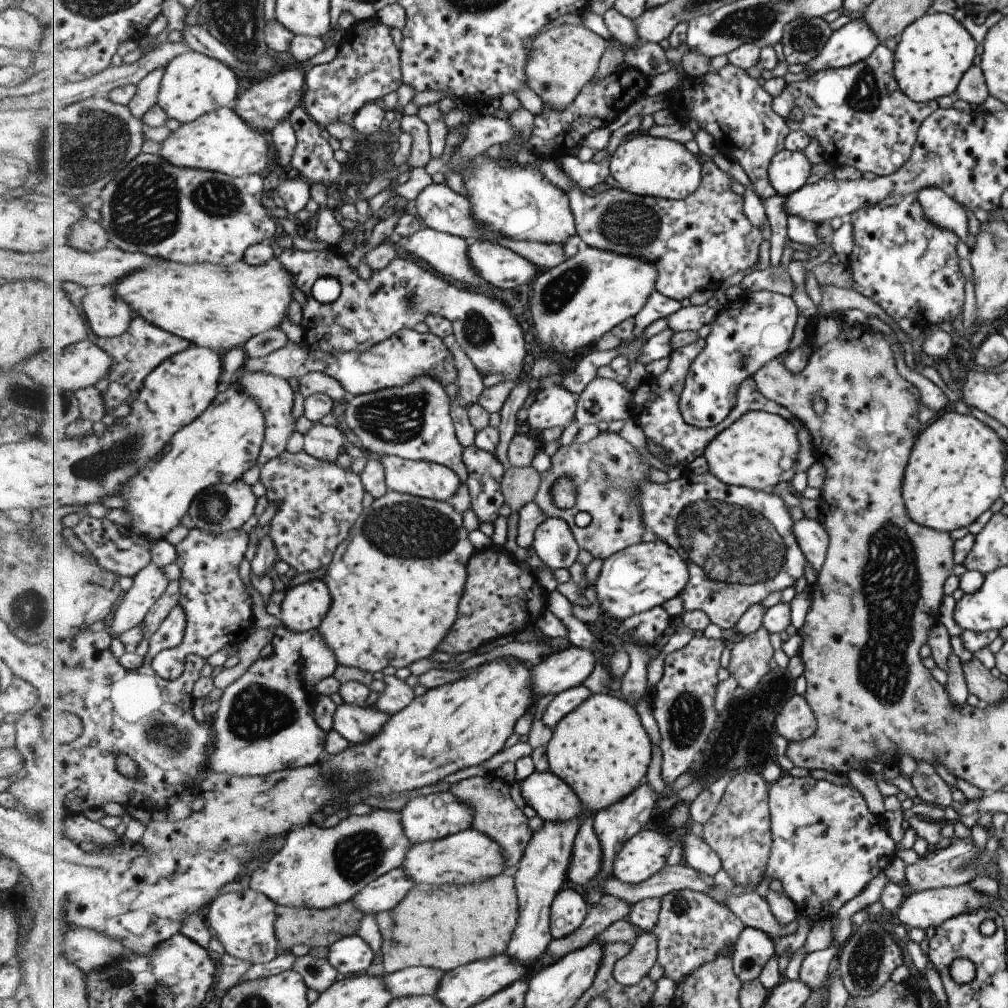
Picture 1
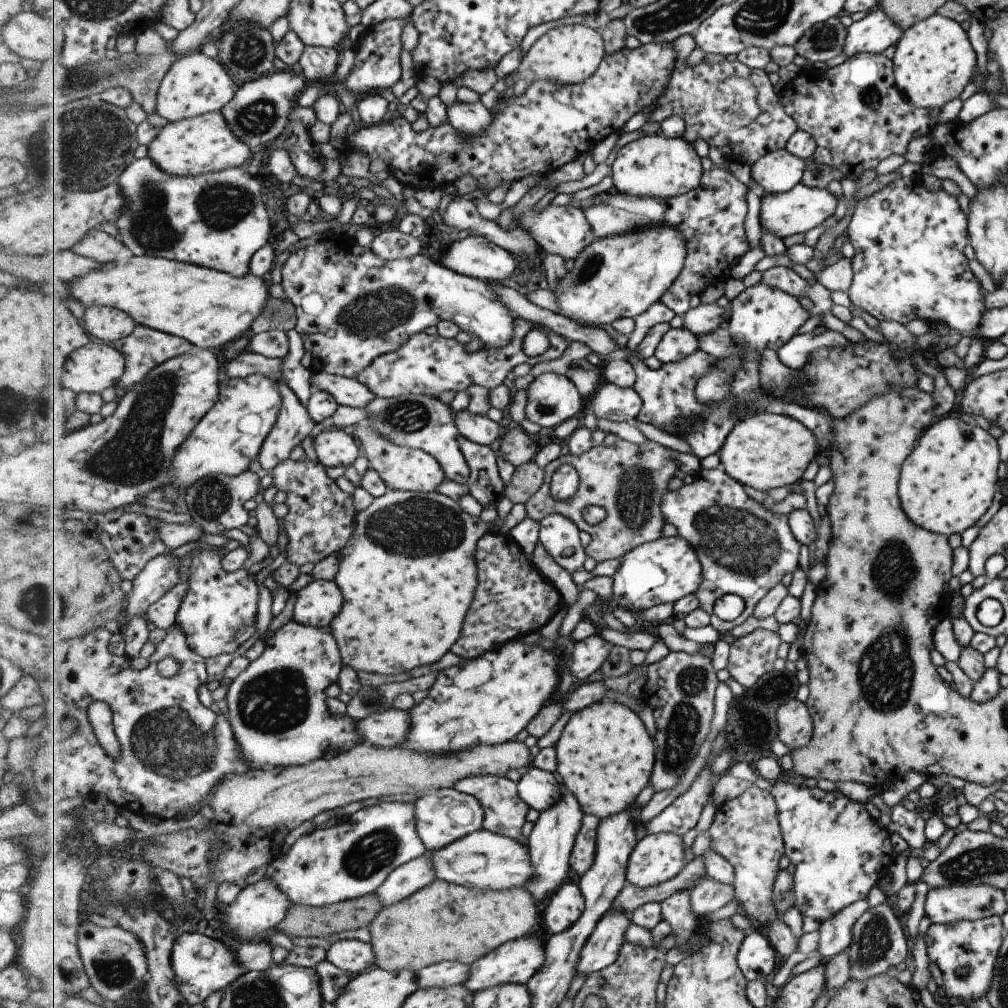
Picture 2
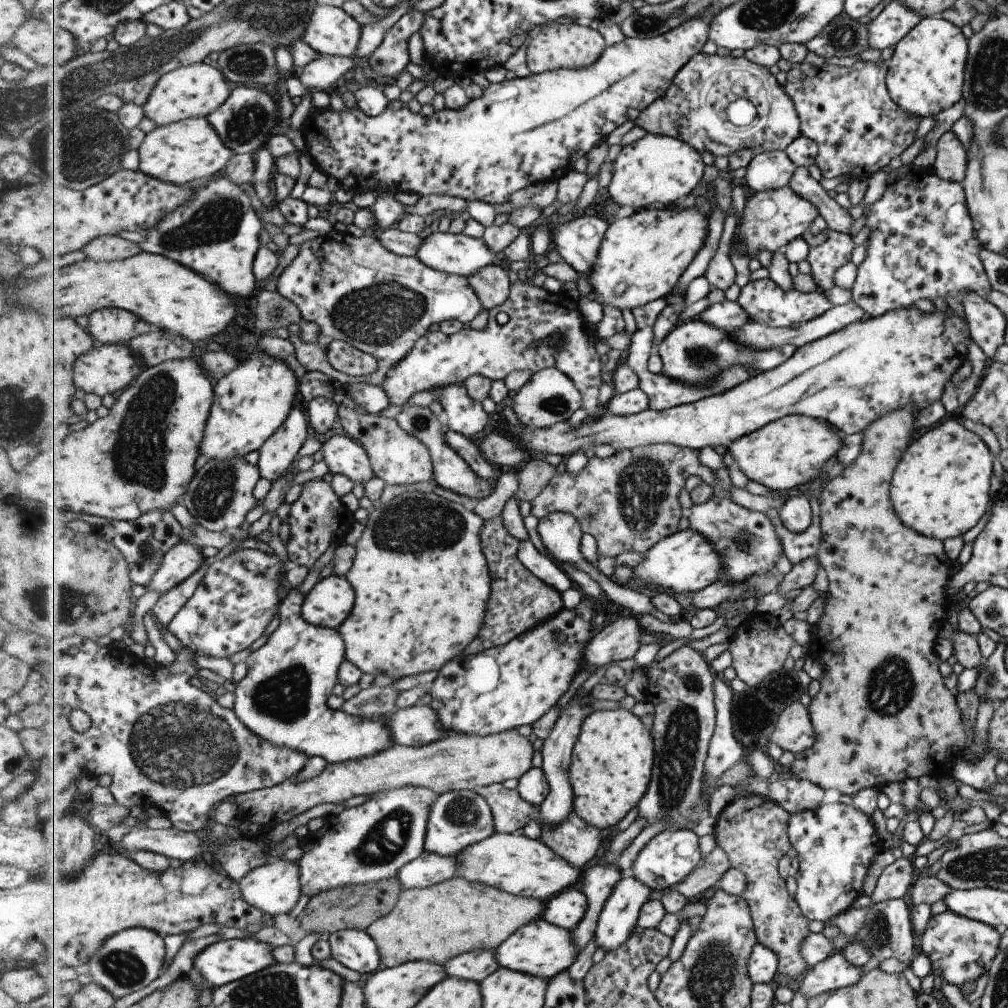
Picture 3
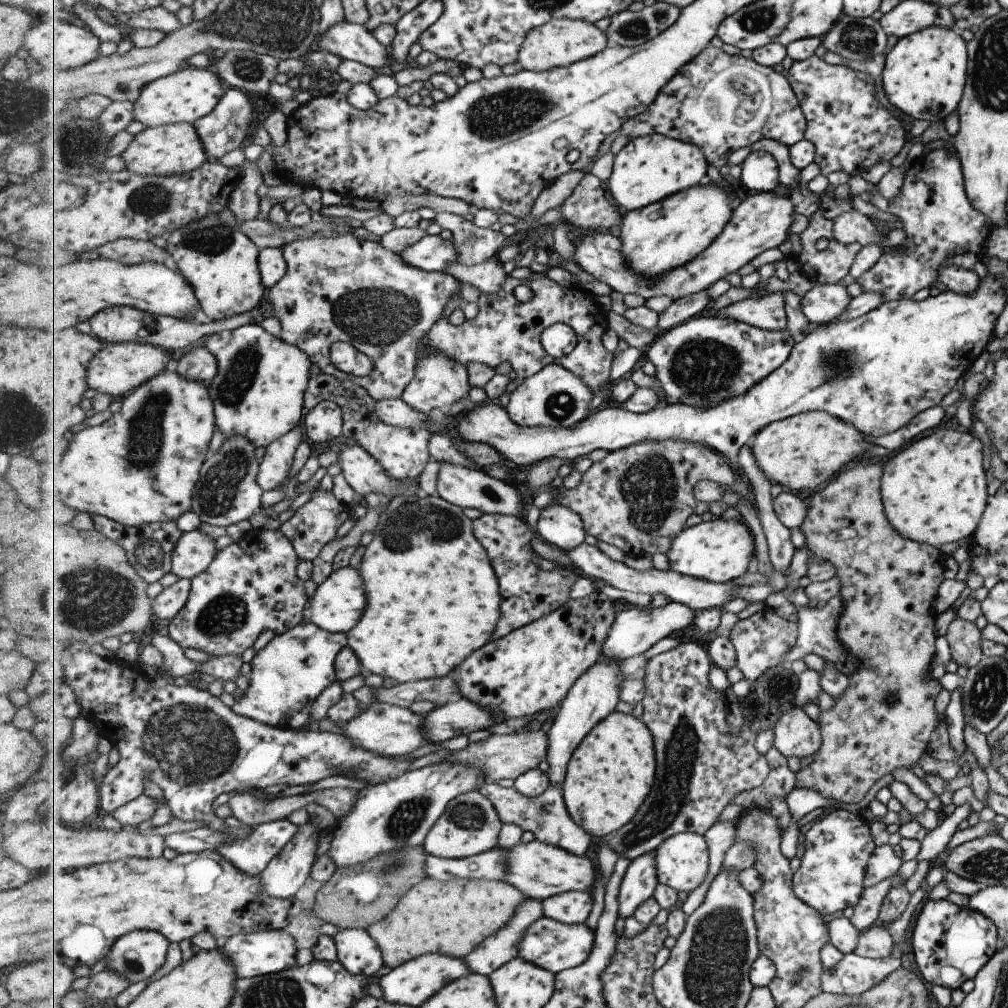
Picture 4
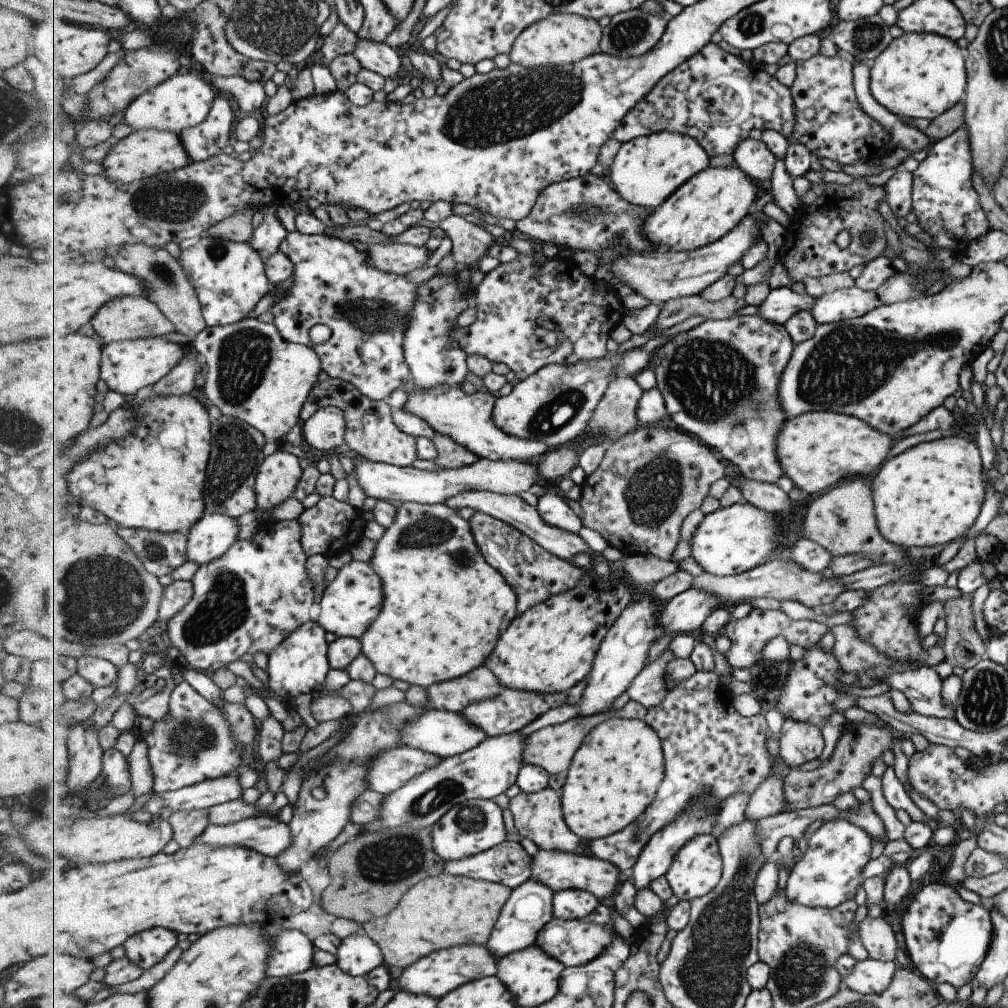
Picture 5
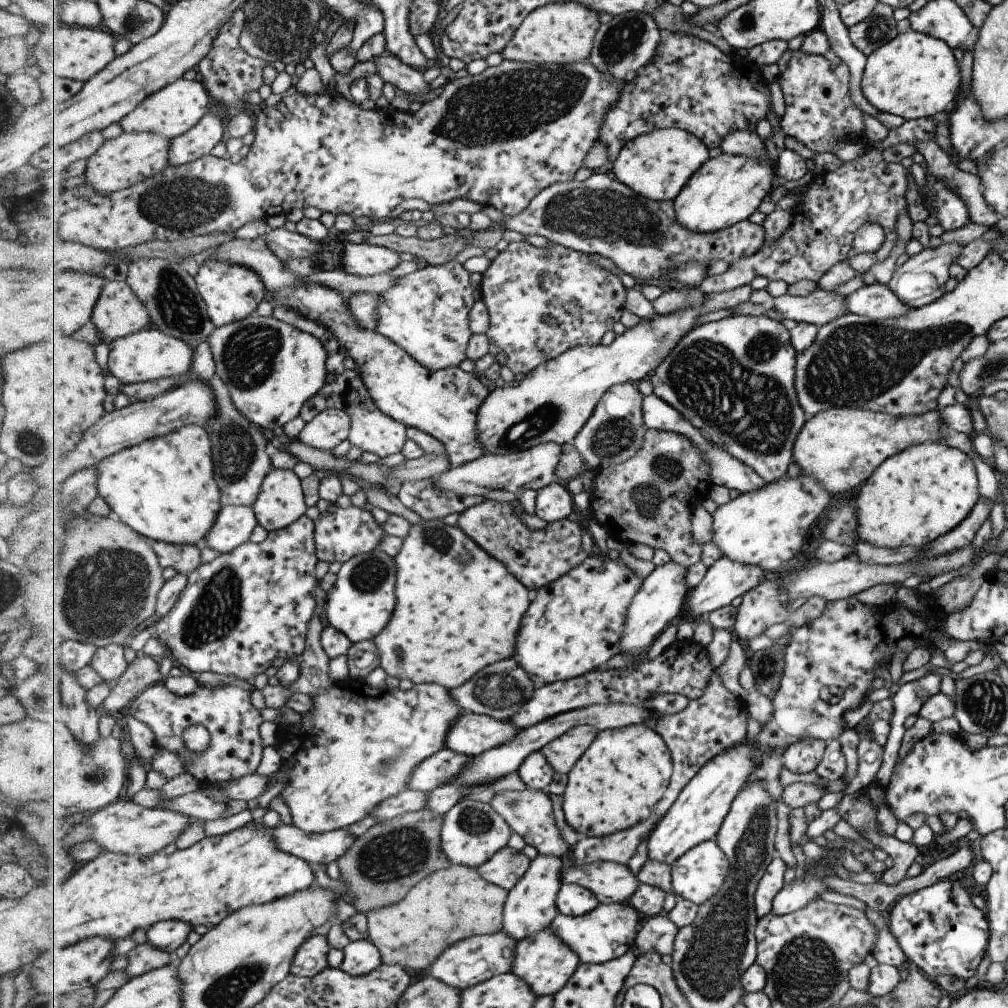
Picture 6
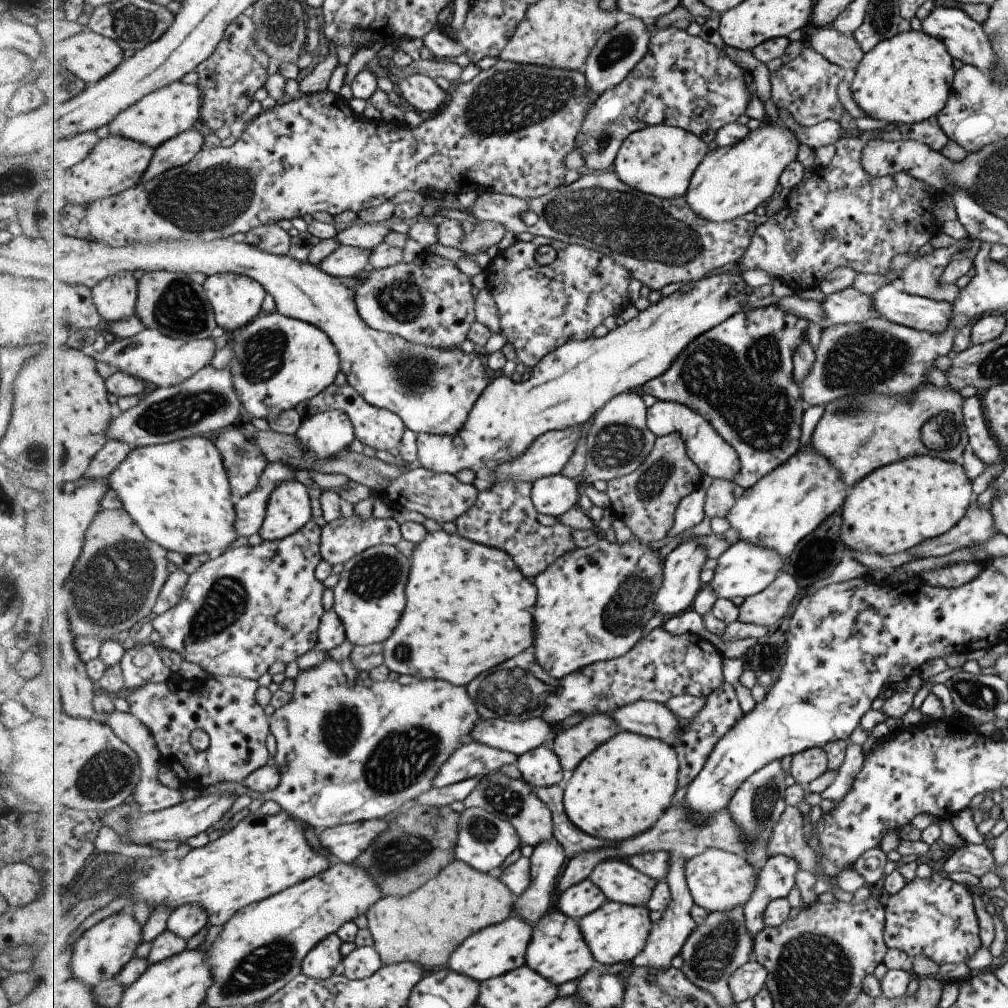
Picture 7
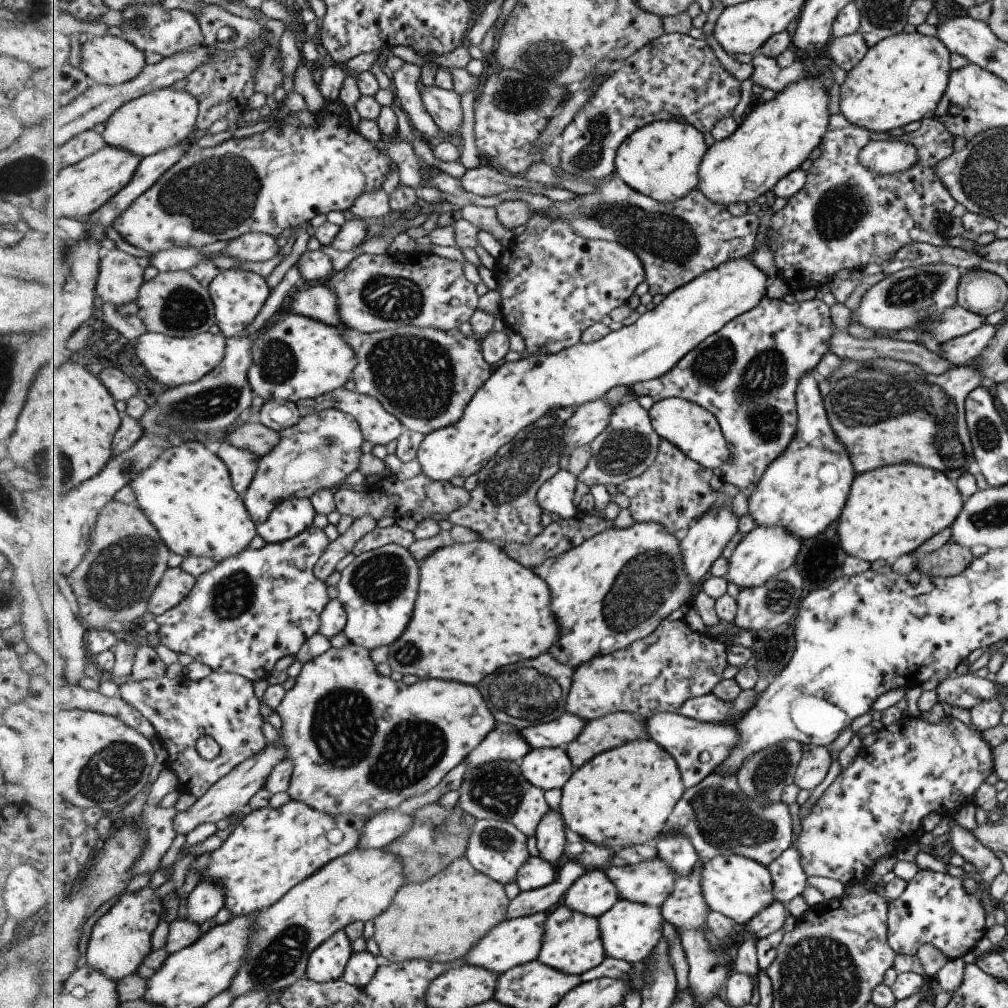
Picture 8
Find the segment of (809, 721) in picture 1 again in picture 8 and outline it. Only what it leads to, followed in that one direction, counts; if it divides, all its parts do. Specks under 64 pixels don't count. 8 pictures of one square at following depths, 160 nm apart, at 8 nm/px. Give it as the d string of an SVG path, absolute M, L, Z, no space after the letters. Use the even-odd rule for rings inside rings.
M818 746L804 752L794 782L808 791L821 784L832 761L826 747Z

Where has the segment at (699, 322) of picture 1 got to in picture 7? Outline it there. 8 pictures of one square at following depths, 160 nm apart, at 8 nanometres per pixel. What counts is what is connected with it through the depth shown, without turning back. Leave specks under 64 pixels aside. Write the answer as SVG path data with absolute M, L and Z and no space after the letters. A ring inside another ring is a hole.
M853 287L827 295L826 300L822 302L827 326L861 324L879 317L880 314L874 309L870 296Z

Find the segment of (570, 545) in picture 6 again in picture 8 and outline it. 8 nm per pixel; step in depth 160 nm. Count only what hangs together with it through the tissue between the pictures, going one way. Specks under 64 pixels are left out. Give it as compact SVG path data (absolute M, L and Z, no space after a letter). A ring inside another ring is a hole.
M555 414L545 415L533 422L511 439L495 458L491 459L477 474L478 484L471 491L469 504L449 515L453 525L473 529L479 539L497 542L501 545L509 541L530 543L543 532L541 516L545 512L537 494L547 482L562 468L562 454L566 450L566 421Z

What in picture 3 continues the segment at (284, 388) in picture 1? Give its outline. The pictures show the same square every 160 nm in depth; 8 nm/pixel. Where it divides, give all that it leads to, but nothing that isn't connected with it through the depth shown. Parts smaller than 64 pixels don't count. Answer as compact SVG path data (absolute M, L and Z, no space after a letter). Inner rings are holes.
M293 408L287 422L259 450L259 461L262 478L271 483L278 481L289 466L299 457L299 450L307 444L308 437L313 433L309 430L310 419L306 412Z

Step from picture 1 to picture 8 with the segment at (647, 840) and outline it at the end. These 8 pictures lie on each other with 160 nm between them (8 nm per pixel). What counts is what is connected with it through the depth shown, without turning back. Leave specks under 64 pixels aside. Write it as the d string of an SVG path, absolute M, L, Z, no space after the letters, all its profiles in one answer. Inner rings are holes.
M732 854L715 857L701 866L702 889L713 911L731 917L738 924L746 925L762 910L769 909L776 900L774 878L768 866L752 858Z

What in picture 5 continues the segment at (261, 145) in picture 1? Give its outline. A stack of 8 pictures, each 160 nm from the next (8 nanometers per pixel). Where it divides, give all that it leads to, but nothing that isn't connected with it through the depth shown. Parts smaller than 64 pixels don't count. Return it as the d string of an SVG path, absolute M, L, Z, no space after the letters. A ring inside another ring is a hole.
M143 129L132 131L126 137L119 139L108 152L101 165L105 176L114 183L126 185L144 178L159 177L165 173L172 173L193 160L184 149L182 138L171 131L159 129Z

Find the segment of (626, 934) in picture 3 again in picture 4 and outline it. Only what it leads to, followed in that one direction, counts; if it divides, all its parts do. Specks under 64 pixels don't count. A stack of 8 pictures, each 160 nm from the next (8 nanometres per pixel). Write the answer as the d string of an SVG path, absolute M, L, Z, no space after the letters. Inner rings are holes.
M651 852L632 860L620 888L620 916L634 916L635 911L654 896L658 879L656 854Z

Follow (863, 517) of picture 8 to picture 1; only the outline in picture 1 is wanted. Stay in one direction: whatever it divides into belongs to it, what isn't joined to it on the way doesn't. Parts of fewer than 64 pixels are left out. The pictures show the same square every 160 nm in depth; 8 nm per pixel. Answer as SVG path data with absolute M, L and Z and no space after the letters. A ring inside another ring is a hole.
M942 410L914 438L902 474L907 516L918 525L950 533L971 524L1003 492L1004 443L972 415Z

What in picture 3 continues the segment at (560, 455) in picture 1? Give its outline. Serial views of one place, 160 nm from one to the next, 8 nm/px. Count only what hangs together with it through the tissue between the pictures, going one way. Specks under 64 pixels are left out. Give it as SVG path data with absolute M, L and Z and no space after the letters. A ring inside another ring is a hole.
M670 443L639 446L635 449L616 452L608 458L593 456L586 466L576 475L568 472L557 473L551 483L535 500L530 502L531 514L538 520L549 514L561 511L575 516L582 525L582 532L592 535L598 545L601 557L619 556L626 552L644 554L663 538L679 533L679 522L686 511L679 504L679 496L685 488L689 476L699 476L707 485L717 484L715 471L699 460L699 450L683 448Z

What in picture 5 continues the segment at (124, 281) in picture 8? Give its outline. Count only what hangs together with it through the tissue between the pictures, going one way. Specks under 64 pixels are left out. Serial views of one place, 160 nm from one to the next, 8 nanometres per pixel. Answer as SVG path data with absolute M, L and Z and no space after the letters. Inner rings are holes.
M134 294L114 298L113 301L103 305L92 318L89 330L104 344L113 341L134 341L137 339L171 336L171 334L175 334L175 331L178 332L157 304L147 297L138 297Z

